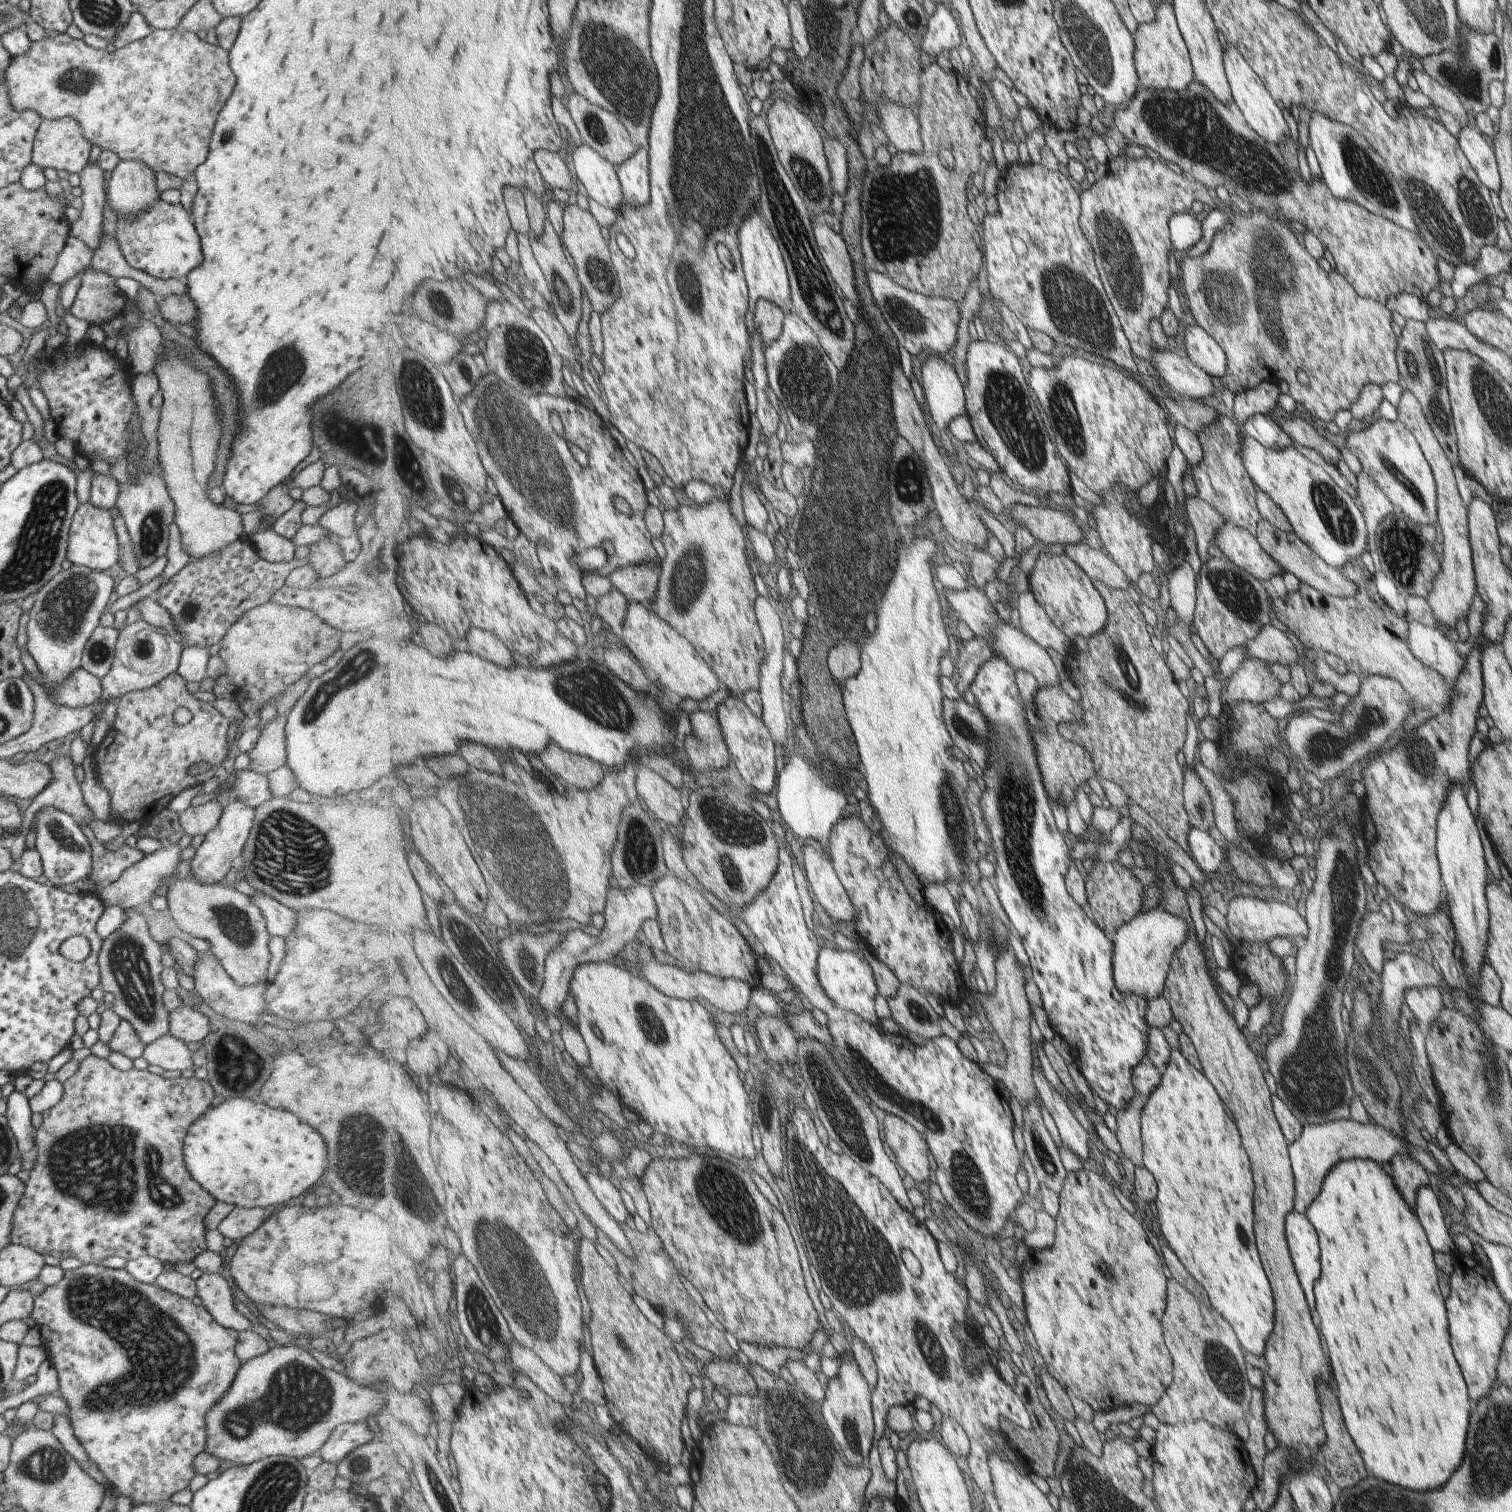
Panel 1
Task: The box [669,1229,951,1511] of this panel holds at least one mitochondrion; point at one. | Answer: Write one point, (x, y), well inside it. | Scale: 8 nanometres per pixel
(812, 1458)

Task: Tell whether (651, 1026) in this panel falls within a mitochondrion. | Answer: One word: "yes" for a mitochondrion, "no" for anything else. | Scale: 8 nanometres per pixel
yes

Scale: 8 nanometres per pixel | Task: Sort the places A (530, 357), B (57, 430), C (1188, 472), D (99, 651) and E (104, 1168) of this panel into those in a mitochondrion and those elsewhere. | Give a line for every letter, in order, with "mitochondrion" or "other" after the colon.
A: mitochondrion
B: other
C: other
D: mitochondrion
E: mitochondrion

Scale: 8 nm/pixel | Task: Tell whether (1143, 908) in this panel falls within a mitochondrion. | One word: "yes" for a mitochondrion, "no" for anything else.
no

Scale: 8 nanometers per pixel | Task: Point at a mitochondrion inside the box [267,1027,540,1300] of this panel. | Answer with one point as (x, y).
(355, 1170)

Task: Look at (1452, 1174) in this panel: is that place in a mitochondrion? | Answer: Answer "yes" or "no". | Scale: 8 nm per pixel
no

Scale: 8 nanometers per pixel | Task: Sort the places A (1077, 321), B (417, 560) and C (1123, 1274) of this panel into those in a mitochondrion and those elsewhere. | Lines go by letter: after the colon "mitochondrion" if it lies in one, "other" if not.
A: mitochondrion
B: other
C: mitochondrion

